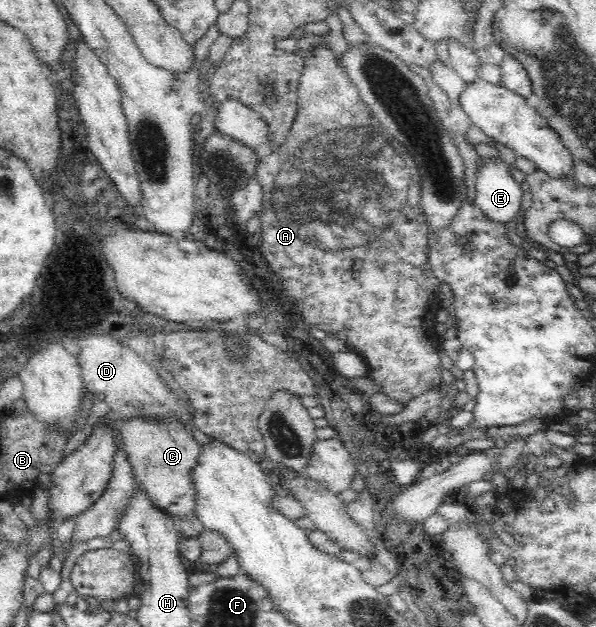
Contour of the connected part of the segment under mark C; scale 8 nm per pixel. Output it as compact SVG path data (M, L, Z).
M131 417L130 419L122 420L123 424L120 428L121 444L126 454L126 459L131 464L135 481L144 489L144 493L148 496L158 508L169 512L173 516L188 516L195 512L195 484L194 477L190 476L194 472L194 464L198 460L198 455L201 454L201 446L186 431L178 421L173 423L172 430L162 419L140 419L140 417Z

